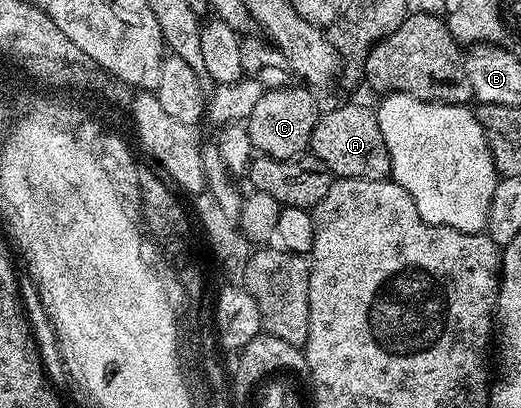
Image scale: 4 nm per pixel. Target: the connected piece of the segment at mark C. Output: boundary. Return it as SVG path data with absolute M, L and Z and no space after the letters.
M294 87L263 91L260 102L256 102L252 114L244 121L248 138L252 138L255 153L277 160L291 160L293 156L301 156L309 149L312 130L320 115L320 107L318 108L318 100L309 87Z

